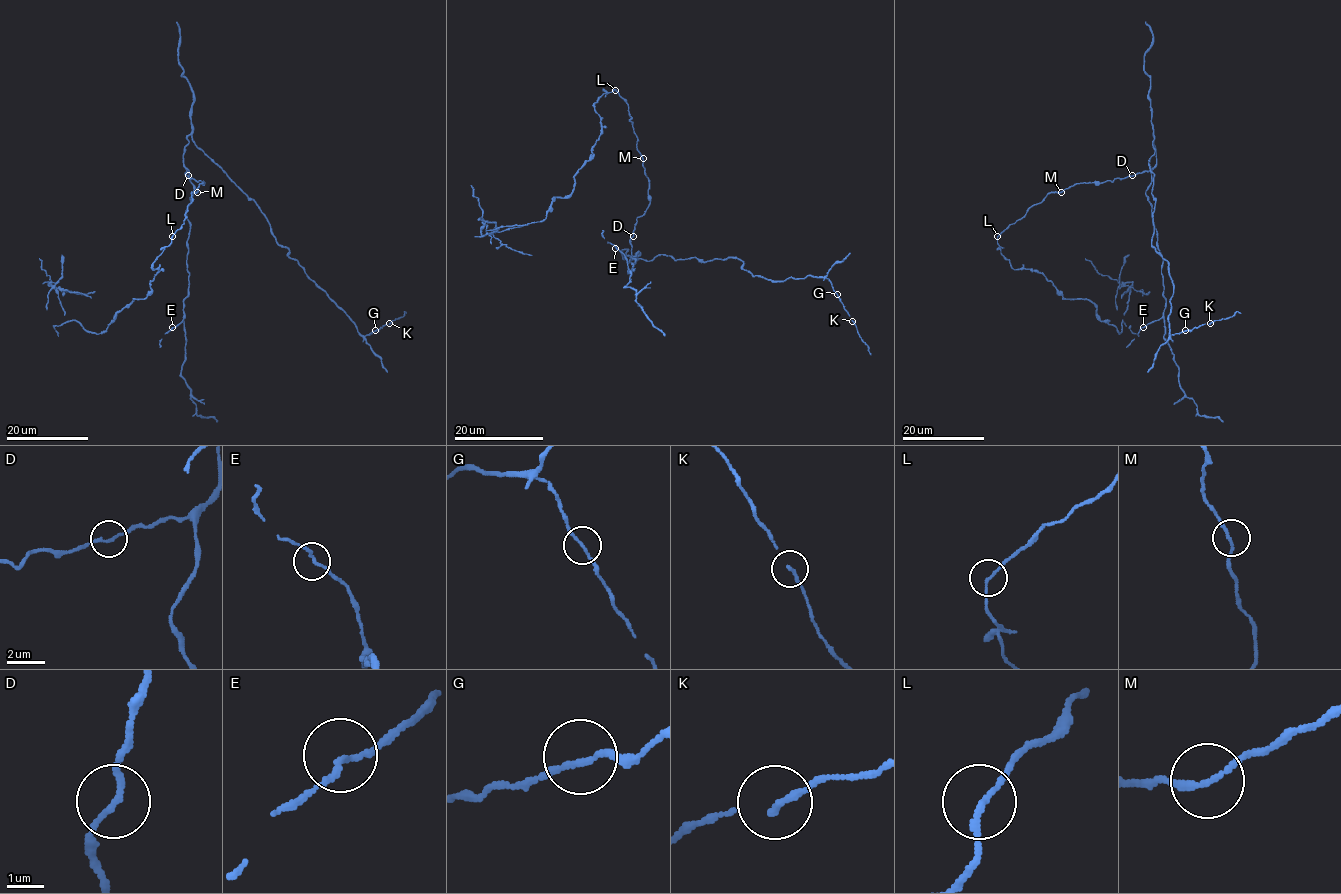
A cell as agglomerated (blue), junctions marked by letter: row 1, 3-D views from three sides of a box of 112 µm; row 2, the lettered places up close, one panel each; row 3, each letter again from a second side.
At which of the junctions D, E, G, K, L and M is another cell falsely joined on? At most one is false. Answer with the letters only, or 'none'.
L

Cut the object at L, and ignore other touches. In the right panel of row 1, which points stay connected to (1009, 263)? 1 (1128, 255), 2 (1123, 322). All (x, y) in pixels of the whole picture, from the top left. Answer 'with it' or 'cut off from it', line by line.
1: with it
2: with it

